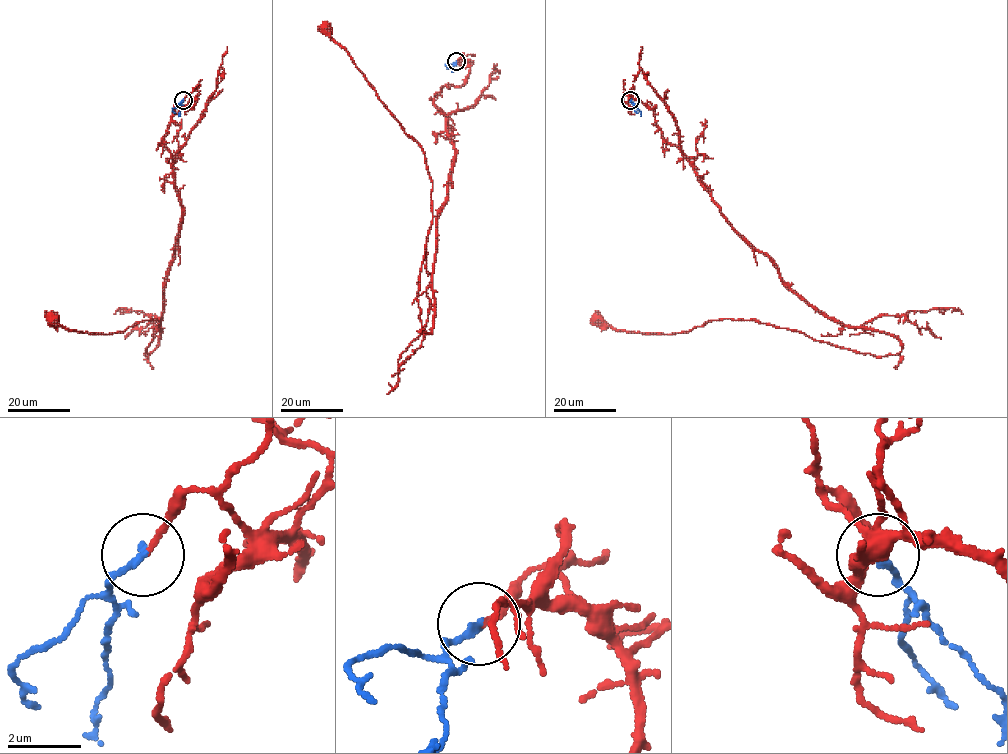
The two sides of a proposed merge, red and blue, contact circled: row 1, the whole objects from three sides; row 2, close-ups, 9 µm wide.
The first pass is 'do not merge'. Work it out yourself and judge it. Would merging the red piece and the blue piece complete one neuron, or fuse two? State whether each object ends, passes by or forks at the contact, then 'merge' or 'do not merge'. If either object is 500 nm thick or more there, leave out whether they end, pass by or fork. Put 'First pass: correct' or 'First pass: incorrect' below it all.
red ends there; blue ends there; merge
First pass: incorrect

